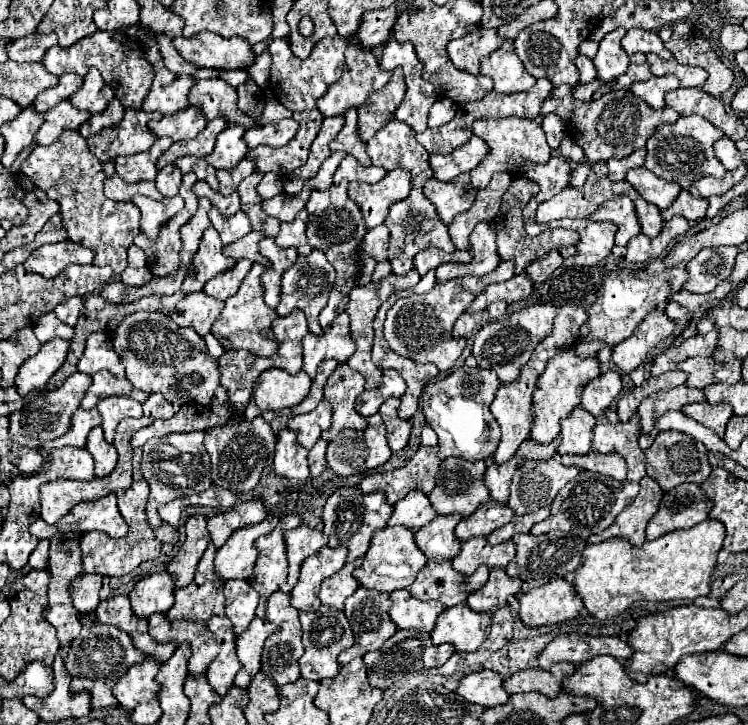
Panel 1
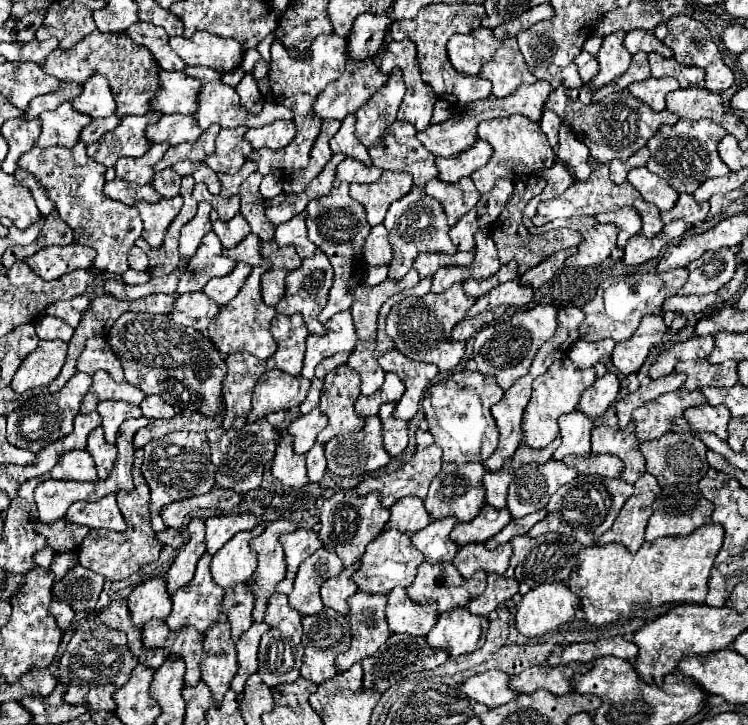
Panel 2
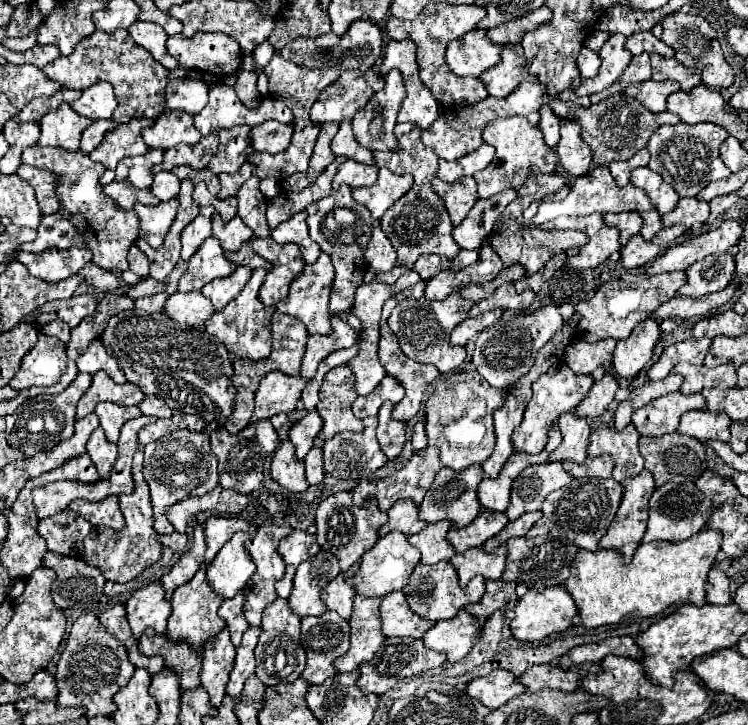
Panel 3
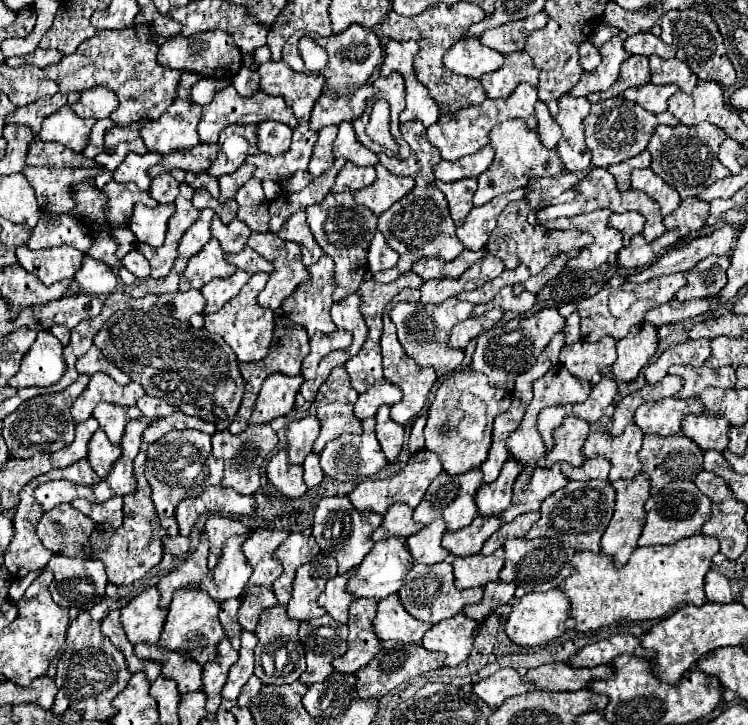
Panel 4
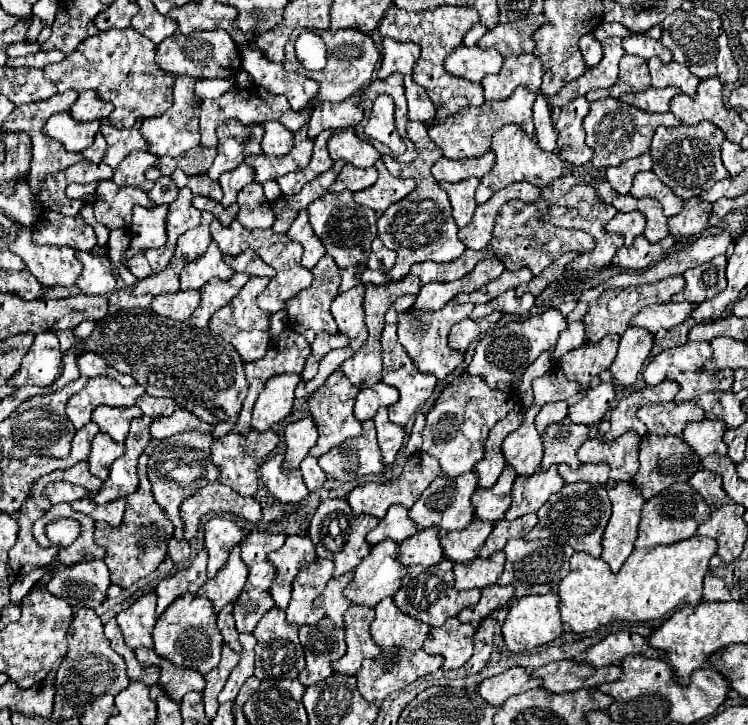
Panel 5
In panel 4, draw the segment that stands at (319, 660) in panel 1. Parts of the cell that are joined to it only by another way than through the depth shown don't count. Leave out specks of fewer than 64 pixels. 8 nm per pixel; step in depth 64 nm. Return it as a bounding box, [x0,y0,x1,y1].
[300,614,348,686]

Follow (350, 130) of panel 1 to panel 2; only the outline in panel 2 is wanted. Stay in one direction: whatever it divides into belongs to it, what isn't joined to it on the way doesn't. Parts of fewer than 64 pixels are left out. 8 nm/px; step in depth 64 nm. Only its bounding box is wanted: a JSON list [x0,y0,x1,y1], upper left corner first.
[330,114,370,166]

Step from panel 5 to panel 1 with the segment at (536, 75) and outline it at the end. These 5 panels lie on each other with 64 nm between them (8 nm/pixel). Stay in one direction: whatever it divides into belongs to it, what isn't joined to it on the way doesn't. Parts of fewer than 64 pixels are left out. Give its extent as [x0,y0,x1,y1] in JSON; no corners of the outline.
[480,40,536,94]

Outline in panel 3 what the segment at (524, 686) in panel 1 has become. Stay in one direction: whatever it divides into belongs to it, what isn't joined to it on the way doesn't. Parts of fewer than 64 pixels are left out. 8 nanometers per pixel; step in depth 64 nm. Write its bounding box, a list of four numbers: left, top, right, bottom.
[518,664,584,692]

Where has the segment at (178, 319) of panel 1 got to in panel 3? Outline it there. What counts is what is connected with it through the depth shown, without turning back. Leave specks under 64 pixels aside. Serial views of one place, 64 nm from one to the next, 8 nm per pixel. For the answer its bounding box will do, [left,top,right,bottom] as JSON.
[164,292,214,326]

